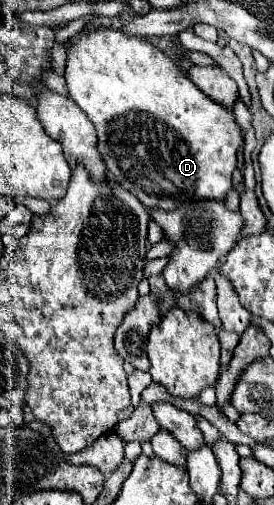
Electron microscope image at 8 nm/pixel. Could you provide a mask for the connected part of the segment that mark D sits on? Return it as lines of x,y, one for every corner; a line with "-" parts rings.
100,26
82,30
68,38
68,42
64,68
66,90
96,126
100,156
116,182
148,208
174,210
192,198
226,196
232,188
232,172
238,162
236,154
242,144
240,126
230,110
200,92
176,62
144,38
132,38
132,34
120,34
116,28

